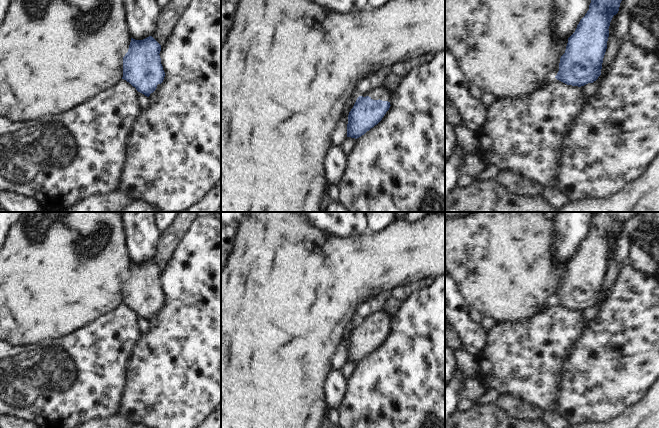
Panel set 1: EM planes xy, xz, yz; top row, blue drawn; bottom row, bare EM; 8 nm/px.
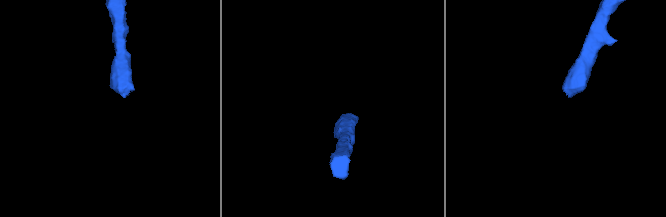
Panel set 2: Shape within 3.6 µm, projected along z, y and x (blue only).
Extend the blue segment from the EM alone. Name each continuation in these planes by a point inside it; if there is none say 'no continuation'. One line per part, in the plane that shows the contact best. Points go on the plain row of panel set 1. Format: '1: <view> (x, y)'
1: xz (378, 317).

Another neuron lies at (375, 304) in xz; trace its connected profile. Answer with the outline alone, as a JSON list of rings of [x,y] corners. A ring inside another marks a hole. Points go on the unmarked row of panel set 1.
[[[381,293],[376,297],[363,302],[357,309],[356,318],[358,320],[362,320],[374,312],[383,311],[383,306],[385,305],[388,297],[389,294]]]

